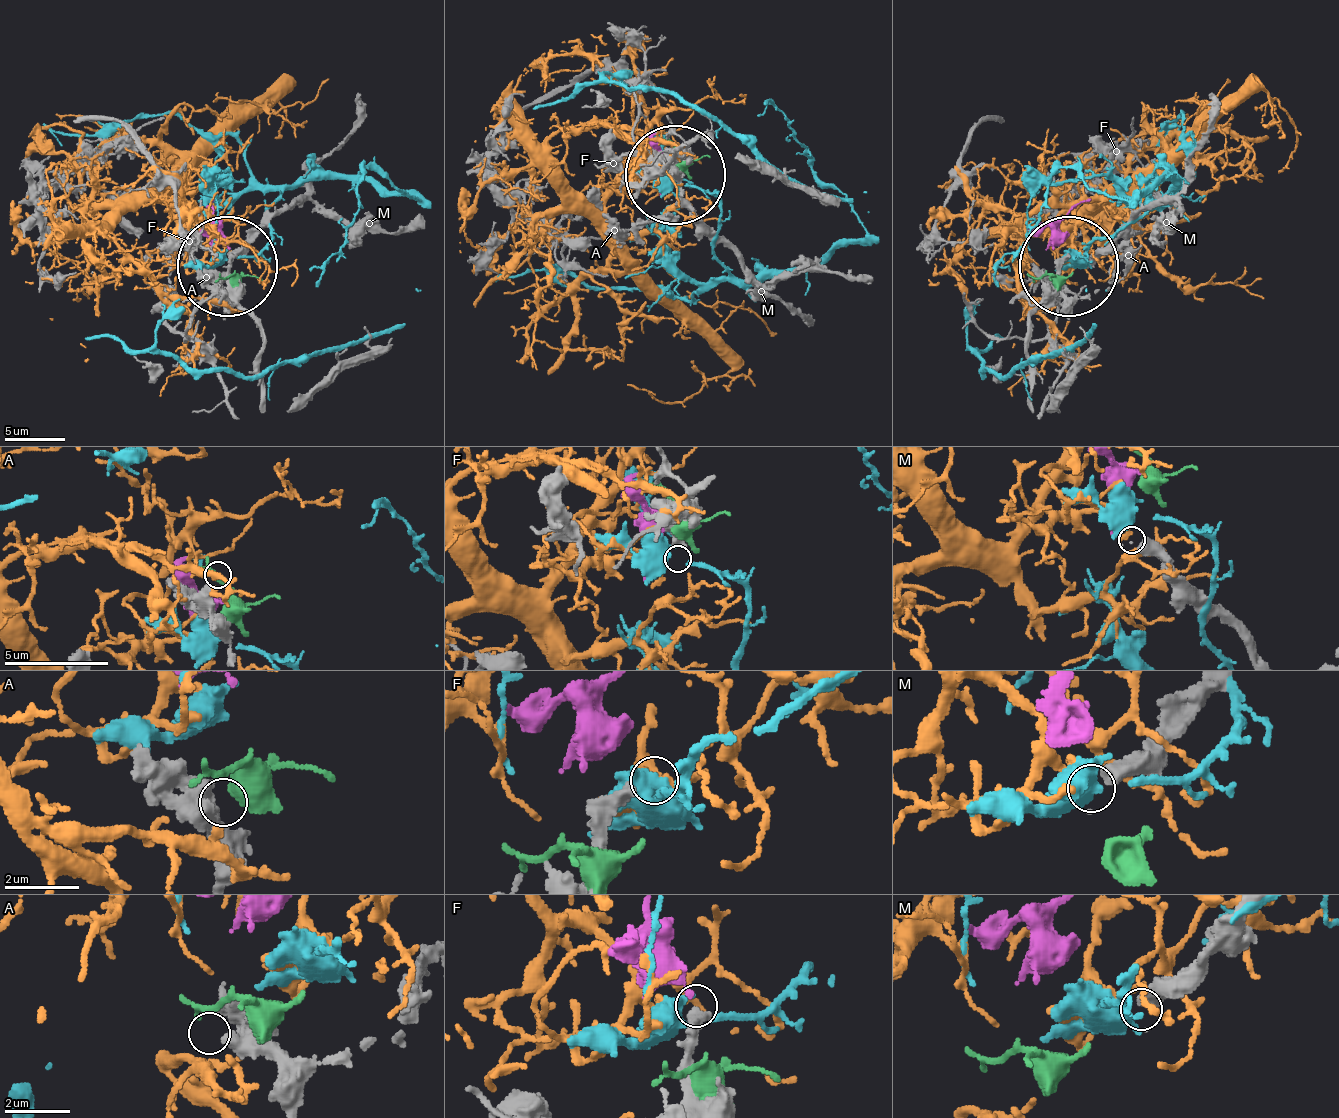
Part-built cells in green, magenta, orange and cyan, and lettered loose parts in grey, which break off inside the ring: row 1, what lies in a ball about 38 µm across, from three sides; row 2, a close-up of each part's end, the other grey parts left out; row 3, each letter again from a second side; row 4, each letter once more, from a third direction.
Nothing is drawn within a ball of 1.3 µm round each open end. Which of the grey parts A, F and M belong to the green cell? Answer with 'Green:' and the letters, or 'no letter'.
Green: no letter

